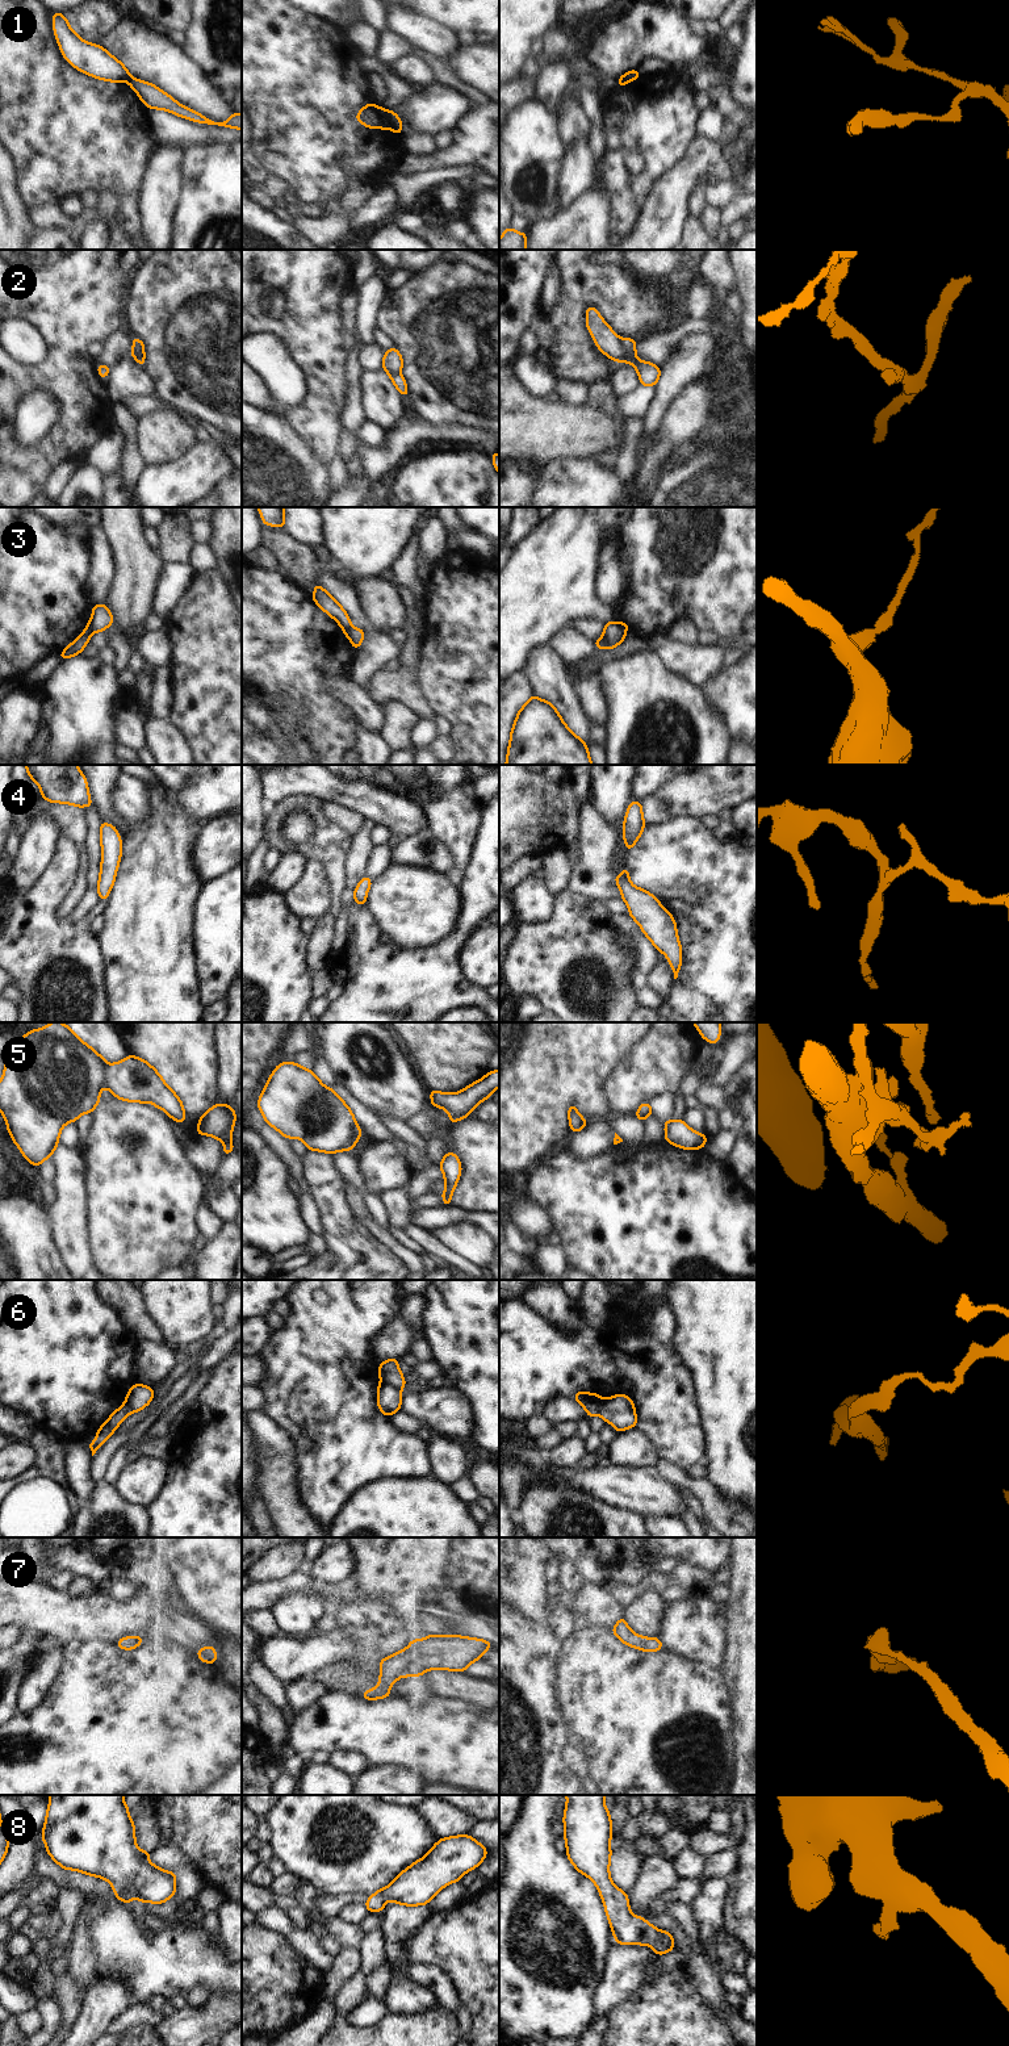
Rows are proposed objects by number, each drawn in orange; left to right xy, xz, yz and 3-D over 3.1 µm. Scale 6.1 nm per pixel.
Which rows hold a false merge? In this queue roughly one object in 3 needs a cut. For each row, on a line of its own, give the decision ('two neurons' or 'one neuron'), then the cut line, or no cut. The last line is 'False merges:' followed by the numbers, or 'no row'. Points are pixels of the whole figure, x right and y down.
1: two neurons | xz (385, 111), (392, 128)
2: two neurons | yz (620, 339), (623, 360)
3: two neurons | xz (351, 626), (344, 631)
4: one neuron | no cut
5: one neuron | no cut
6: two neurons | xz (381, 1380), (400, 1390)
7: one neuron | no cut
8: one neuron | no cut
False merges: 1, 2, 3, 6

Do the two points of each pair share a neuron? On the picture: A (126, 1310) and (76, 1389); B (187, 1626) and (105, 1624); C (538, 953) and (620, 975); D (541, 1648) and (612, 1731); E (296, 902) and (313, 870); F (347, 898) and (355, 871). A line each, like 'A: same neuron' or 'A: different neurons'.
A: different neurons
B: same neuron
C: same neuron
D: different neurons
E: same neuron
F: different neurons

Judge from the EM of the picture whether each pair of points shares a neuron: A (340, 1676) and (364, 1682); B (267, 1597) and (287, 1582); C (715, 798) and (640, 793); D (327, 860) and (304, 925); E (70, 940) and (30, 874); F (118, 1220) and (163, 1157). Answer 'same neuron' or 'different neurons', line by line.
A: same neuron
B: same neuron
C: different neurons
D: different neurons
E: different neurons
F: same neuron

